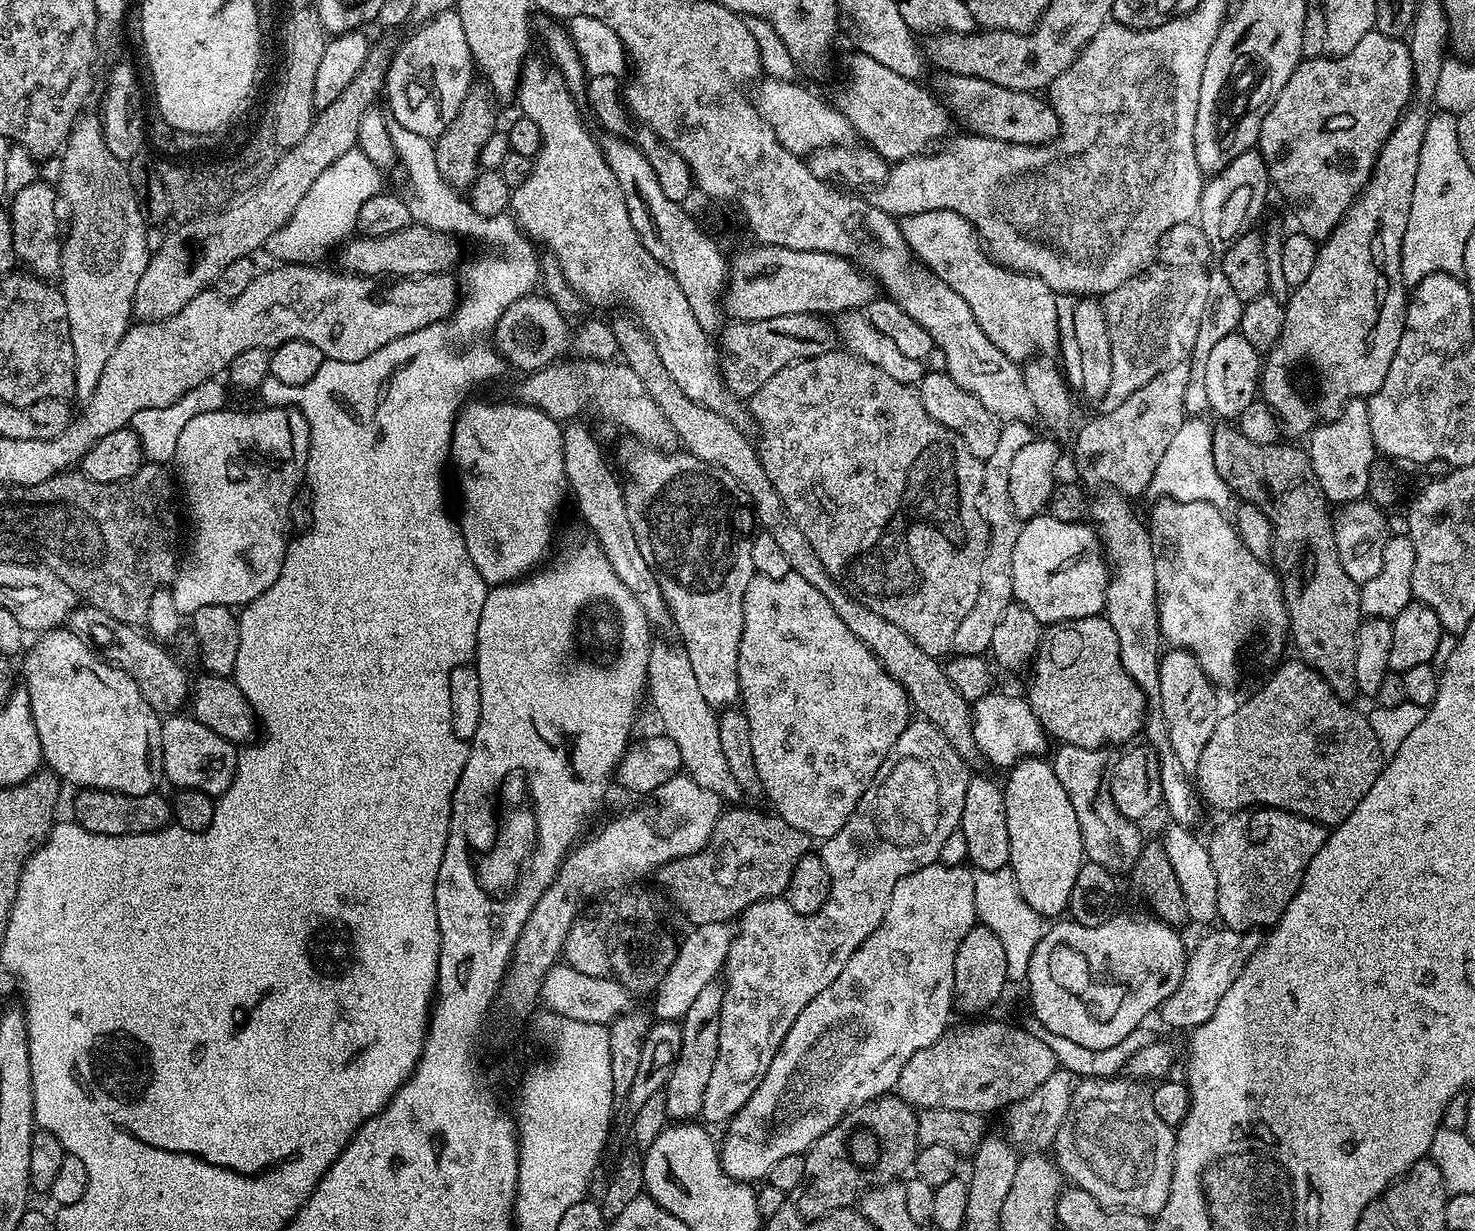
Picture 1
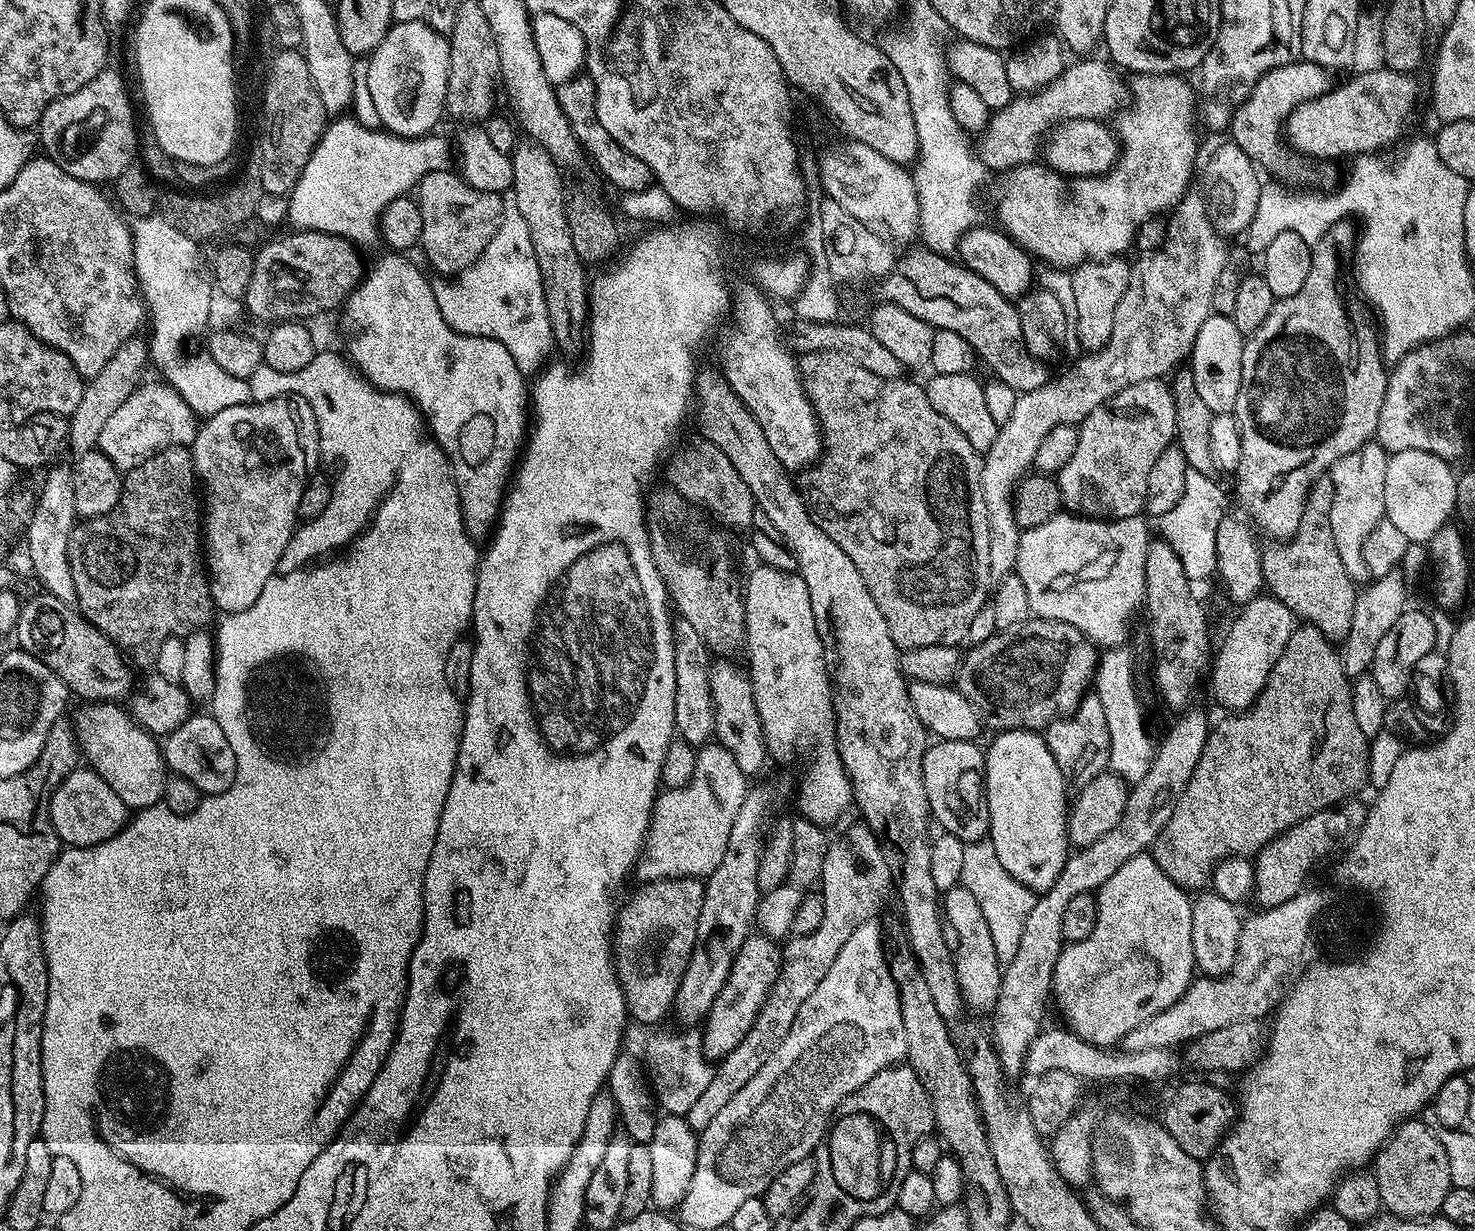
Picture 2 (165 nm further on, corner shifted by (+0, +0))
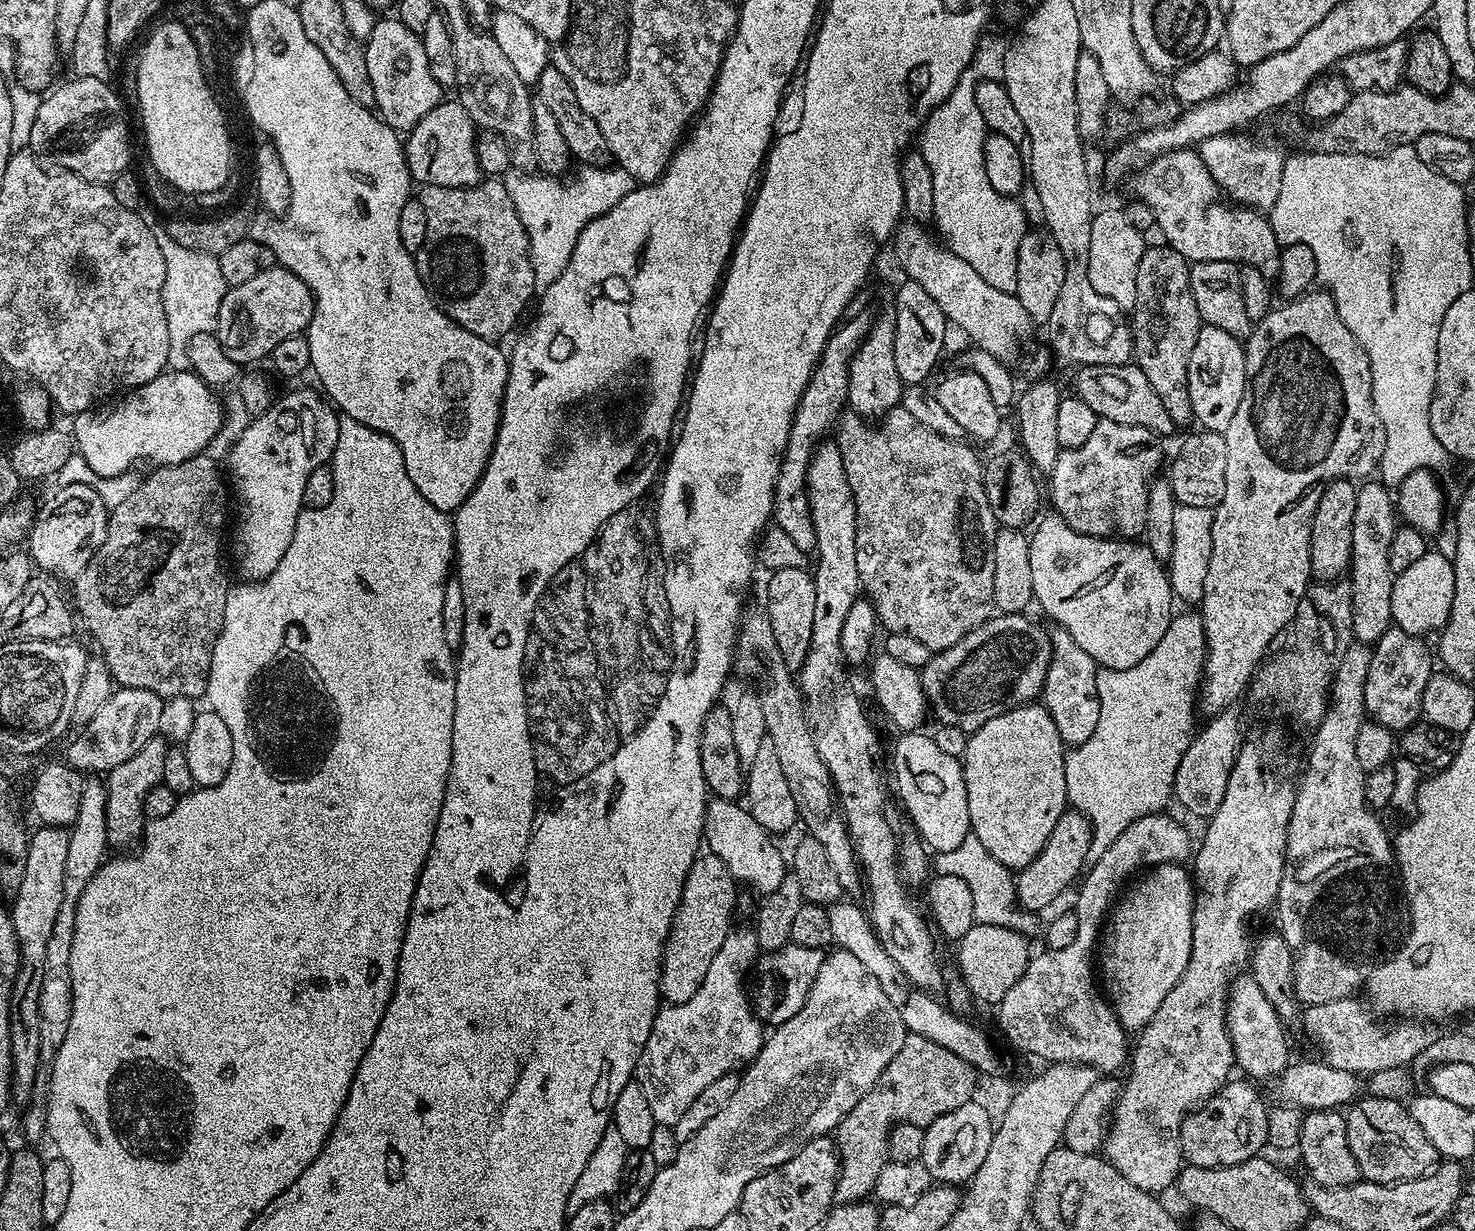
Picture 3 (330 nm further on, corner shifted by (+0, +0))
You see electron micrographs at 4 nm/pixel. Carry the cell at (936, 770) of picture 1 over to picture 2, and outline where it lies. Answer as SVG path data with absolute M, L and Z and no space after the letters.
M858 822L849 830L848 836L829 847L822 877L822 895L826 906L826 914L822 914L822 926L818 926L814 934L792 936L783 945L780 973L768 989L766 1002L754 1018L754 1026L750 1026L746 1038L734 1046L732 1053L715 1065L710 1086L706 1086L698 1102L690 1106L686 1119L693 1132L704 1132L711 1120L726 1106L726 1102L730 1102L730 1098L734 1098L734 1094L738 1094L738 1090L742 1090L742 1086L746 1086L746 1082L750 1082L750 1078L762 1070L762 1062L766 1062L778 1042L790 1034L790 1026L794 1026L794 1018L802 1002L806 1002L806 998L814 994L814 986L826 978L826 970L830 970L834 958L838 958L838 950L846 946L846 938L850 938L850 934L854 934L862 922L873 919L876 911L883 906L884 899L891 892L893 895L894 872L888 869L888 860L880 853L879 843L881 841L876 833L866 823Z

